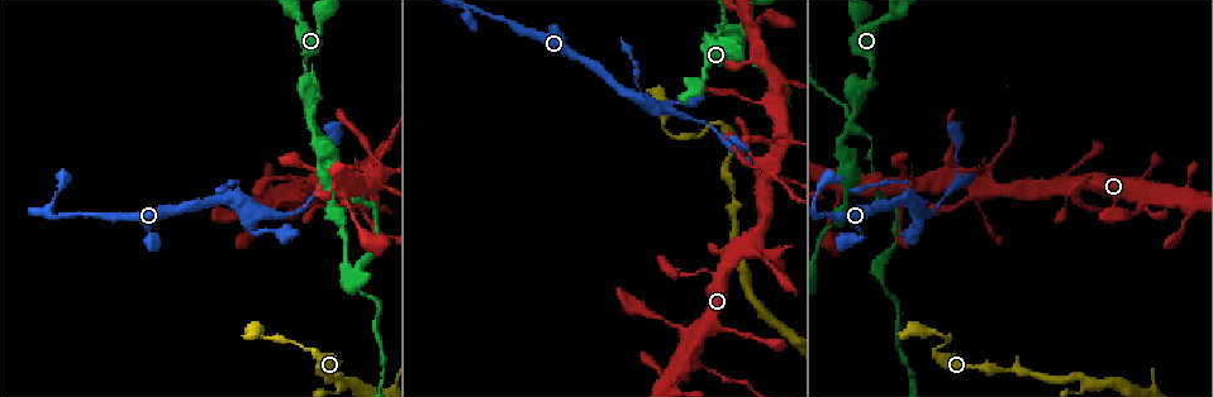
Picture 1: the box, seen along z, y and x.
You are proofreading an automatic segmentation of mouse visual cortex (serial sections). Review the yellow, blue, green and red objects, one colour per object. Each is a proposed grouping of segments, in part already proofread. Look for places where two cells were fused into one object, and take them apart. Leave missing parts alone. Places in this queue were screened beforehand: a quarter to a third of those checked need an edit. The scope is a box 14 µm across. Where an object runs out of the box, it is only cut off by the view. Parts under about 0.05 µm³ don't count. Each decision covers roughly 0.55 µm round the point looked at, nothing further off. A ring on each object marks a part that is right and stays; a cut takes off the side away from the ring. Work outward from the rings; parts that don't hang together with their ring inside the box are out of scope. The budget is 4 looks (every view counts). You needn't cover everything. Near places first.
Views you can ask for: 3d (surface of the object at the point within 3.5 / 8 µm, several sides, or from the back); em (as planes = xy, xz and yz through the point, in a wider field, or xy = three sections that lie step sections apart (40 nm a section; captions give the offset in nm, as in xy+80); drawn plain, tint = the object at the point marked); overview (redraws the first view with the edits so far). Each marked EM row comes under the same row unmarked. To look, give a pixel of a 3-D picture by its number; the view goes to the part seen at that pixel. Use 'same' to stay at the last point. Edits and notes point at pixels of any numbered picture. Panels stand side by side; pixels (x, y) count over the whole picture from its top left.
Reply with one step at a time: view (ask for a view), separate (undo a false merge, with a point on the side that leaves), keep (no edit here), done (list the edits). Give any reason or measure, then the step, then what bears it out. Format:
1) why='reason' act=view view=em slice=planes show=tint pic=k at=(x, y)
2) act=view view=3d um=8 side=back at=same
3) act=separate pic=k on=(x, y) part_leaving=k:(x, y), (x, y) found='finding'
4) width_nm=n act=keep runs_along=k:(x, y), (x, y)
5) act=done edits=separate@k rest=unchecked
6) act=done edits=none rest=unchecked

why='thick turns thin' act=view view=3d um=8 pic=1 at=(96, 216)

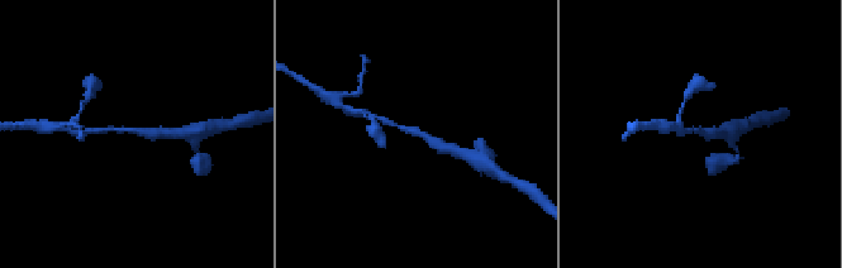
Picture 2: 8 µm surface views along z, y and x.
why='shape alone is not enough' act=view view=em slice=xy step=5 show=tint pic=2 at=(417, 131)

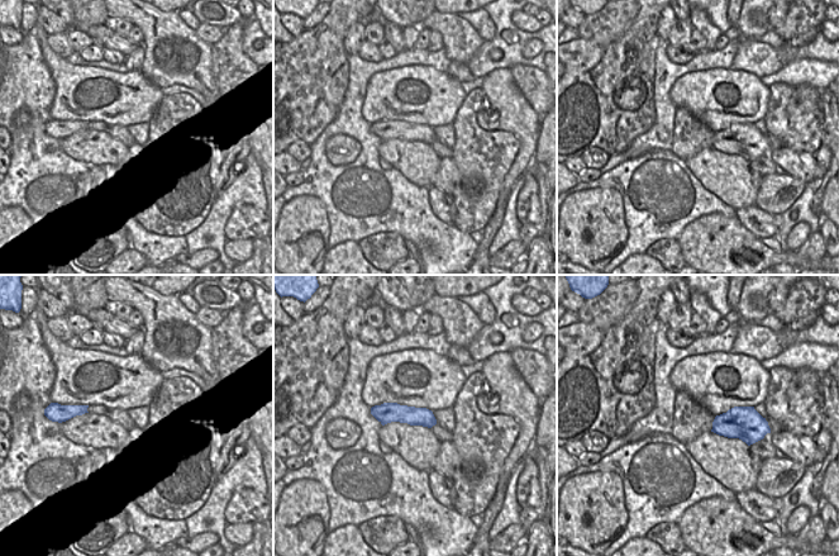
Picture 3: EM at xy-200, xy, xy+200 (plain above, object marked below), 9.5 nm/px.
width_nm=190 act=keep runs_along=2:(448, 149), (424, 135), (383, 120) found='continuous, no second cell'

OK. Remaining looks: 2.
why='calibre changes' act=view view=3d um=3.5 pic=1 at=(234, 199)

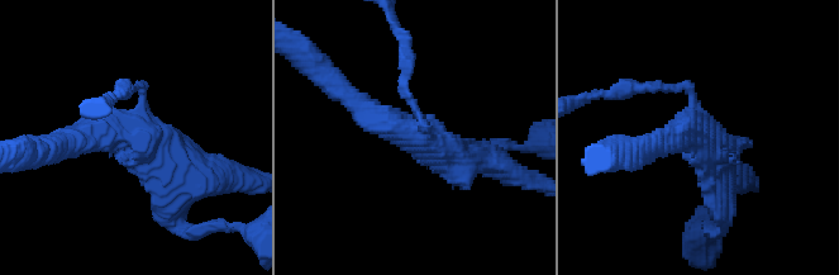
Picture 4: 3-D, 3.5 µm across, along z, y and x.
arms=3 arm_widths_nm=100,300,450 why='need the tissue' act=view view=em slice=xy step=2 show=tint pic=4 at=(698, 126)

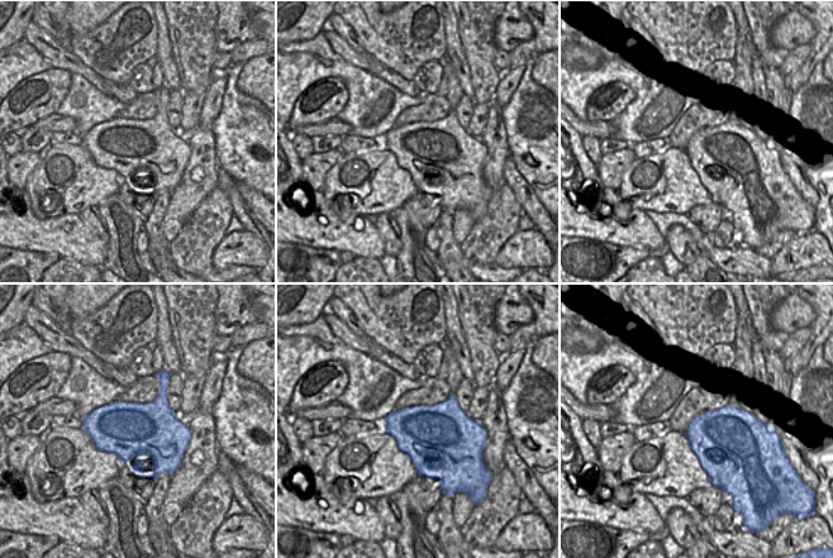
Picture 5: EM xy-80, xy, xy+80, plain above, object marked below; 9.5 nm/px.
act=separate pic=4 on=(403, 90) part_leaving=4:(424, 129), (405, 94), (397, 29) found='two cells meet here'

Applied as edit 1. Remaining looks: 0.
act=done edits=separate@4 rest=unchecked

